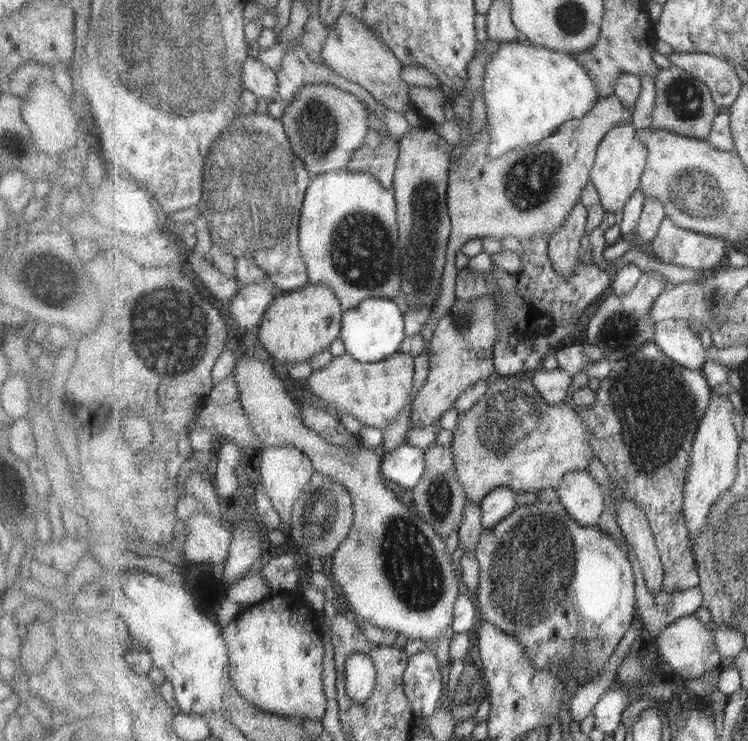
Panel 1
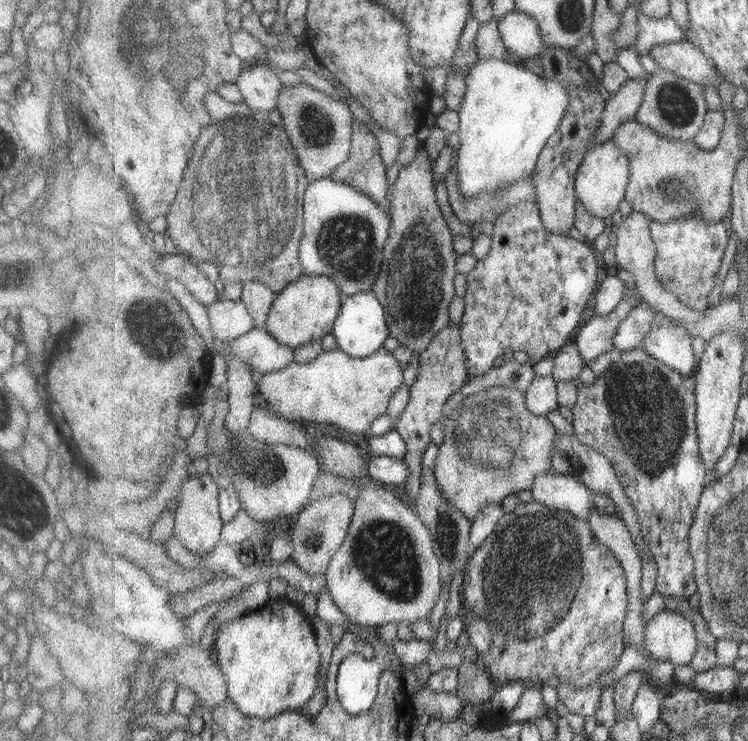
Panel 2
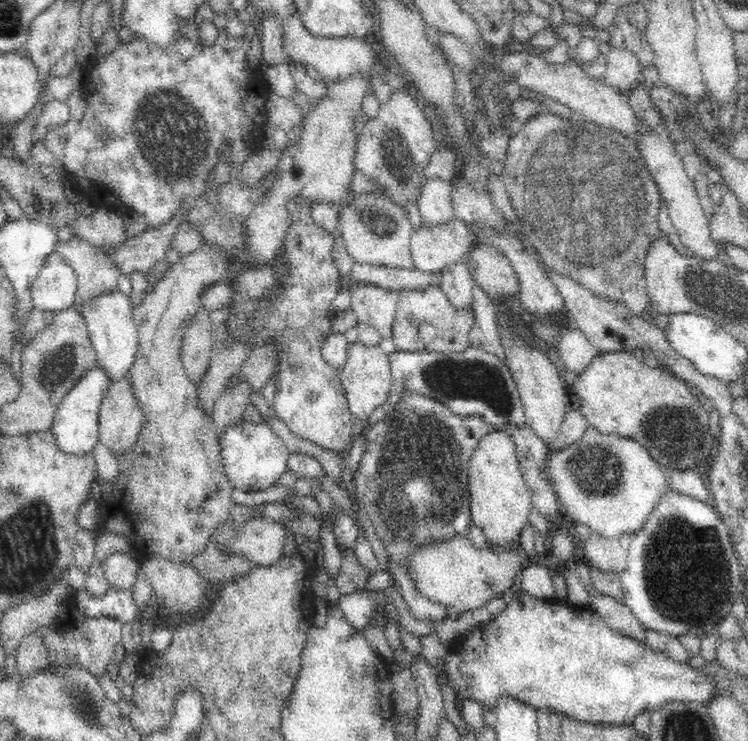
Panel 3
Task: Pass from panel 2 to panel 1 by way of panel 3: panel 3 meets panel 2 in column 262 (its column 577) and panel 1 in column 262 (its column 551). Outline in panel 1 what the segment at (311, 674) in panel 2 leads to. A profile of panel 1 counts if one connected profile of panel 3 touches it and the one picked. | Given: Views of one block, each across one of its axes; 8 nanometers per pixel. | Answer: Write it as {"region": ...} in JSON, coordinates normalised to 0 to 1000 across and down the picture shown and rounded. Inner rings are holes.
{"region":[[[397,796],[365,802],[357,812],[341,814],[298,849],[306,873],[306,911],[317,930],[336,950],[353,960],[378,968],[429,972],[437,958],[437,937],[432,926],[434,869],[426,834],[429,829],[416,821]]]}

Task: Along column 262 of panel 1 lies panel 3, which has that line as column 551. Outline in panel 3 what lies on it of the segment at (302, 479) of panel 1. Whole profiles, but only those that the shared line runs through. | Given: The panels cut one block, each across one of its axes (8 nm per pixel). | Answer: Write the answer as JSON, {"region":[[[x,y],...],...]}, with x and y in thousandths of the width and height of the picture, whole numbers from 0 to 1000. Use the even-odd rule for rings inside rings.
{"region":[[[789,574],[774,595],[751,607],[735,605],[730,636],[759,699],[816,727],[849,722],[896,663],[893,634],[874,621],[861,601],[840,590],[805,586]]]}

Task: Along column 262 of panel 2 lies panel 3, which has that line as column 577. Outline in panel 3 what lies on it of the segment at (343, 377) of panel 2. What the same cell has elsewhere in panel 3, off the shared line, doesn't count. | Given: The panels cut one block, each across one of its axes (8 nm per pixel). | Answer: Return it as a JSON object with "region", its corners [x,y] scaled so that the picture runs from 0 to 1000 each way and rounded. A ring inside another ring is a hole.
{"region":[[[817,474],[795,480],[789,494],[773,505],[767,529],[785,571],[805,586],[840,590],[866,606],[866,610],[888,632],[897,636],[925,634],[936,637],[936,626],[949,629],[960,615],[963,592],[949,583],[948,560],[936,544],[937,538],[922,530],[922,520],[893,505],[890,498],[870,497],[842,474]]]}

